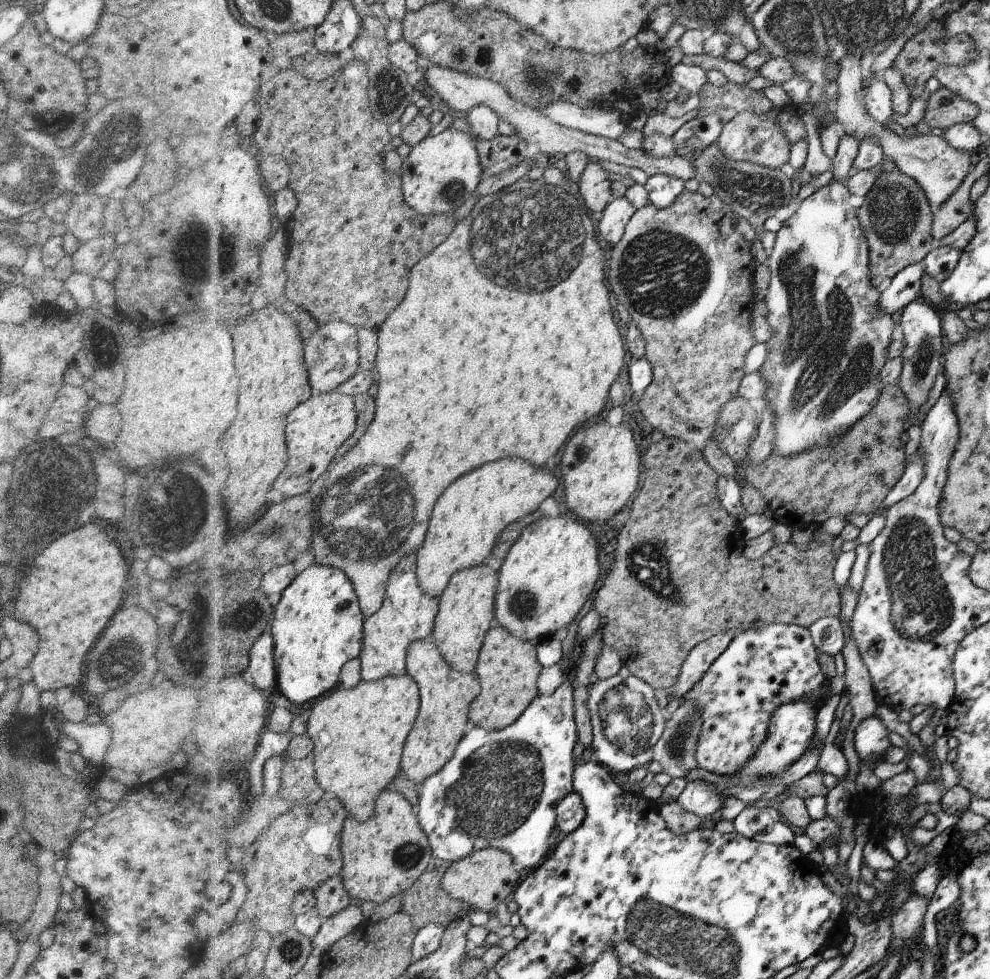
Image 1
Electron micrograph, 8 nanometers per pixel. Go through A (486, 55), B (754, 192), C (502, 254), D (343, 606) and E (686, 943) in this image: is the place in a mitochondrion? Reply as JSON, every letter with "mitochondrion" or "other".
{"A":"mitochondrion","B":"mitochondrion","C":"mitochondrion","D":"mitochondrion","E":"mitochondrion"}

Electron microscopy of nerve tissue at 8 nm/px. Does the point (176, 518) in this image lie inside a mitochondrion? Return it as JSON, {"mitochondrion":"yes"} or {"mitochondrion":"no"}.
{"mitochondrion":"yes"}

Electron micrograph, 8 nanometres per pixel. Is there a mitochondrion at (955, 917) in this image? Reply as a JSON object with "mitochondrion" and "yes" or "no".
{"mitochondrion":"no"}

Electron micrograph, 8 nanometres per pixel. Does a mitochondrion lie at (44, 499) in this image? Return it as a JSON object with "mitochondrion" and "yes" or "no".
{"mitochondrion":"yes"}

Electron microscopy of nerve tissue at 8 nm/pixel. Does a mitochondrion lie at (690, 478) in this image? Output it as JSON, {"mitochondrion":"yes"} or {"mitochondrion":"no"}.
{"mitochondrion":"no"}

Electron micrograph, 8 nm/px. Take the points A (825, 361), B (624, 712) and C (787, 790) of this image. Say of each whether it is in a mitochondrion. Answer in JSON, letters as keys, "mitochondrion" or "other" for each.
{"A":"mitochondrion","B":"mitochondrion","C":"other"}

